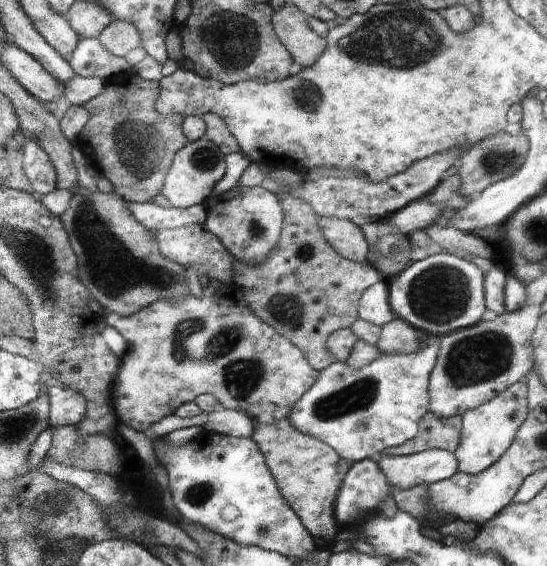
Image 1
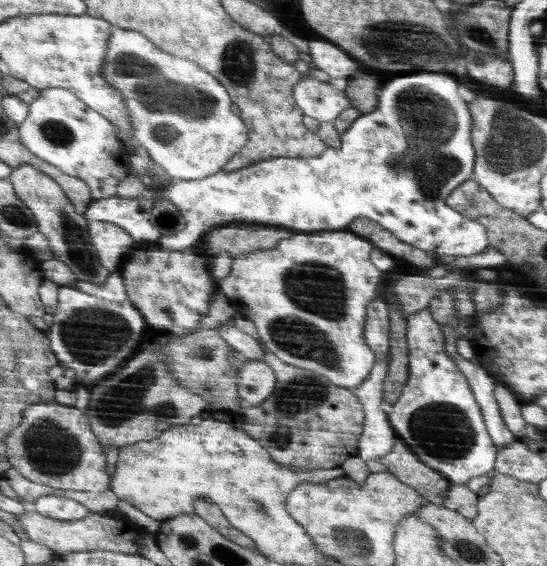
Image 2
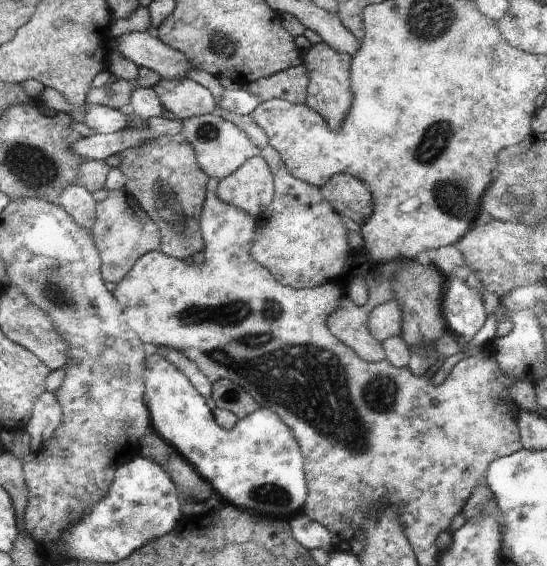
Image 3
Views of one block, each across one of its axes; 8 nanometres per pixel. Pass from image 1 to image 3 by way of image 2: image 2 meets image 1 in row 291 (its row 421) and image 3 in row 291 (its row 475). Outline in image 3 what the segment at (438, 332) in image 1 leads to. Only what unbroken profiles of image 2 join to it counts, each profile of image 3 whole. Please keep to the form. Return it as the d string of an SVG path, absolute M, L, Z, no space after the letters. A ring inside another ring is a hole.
M451 276L442 296L442 316L446 318L449 333L472 340L489 318L484 310L482 290L470 288L466 281Z

